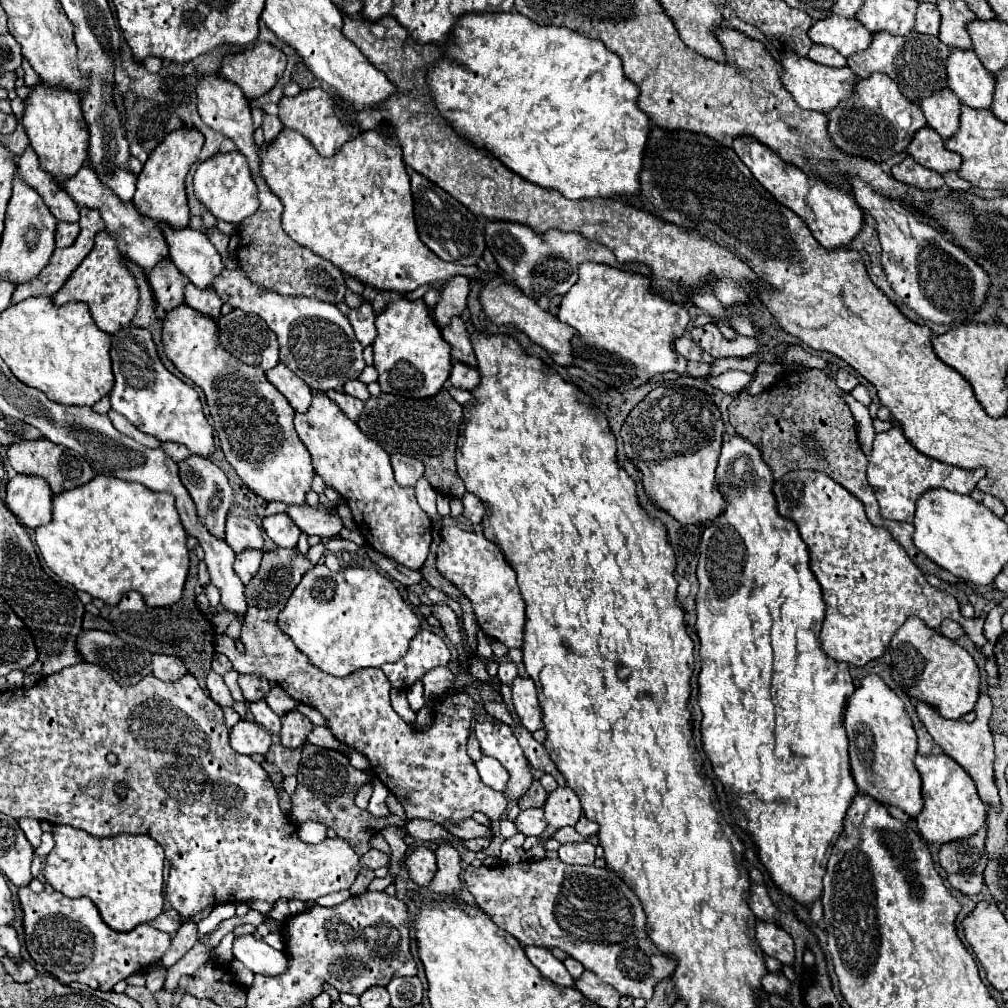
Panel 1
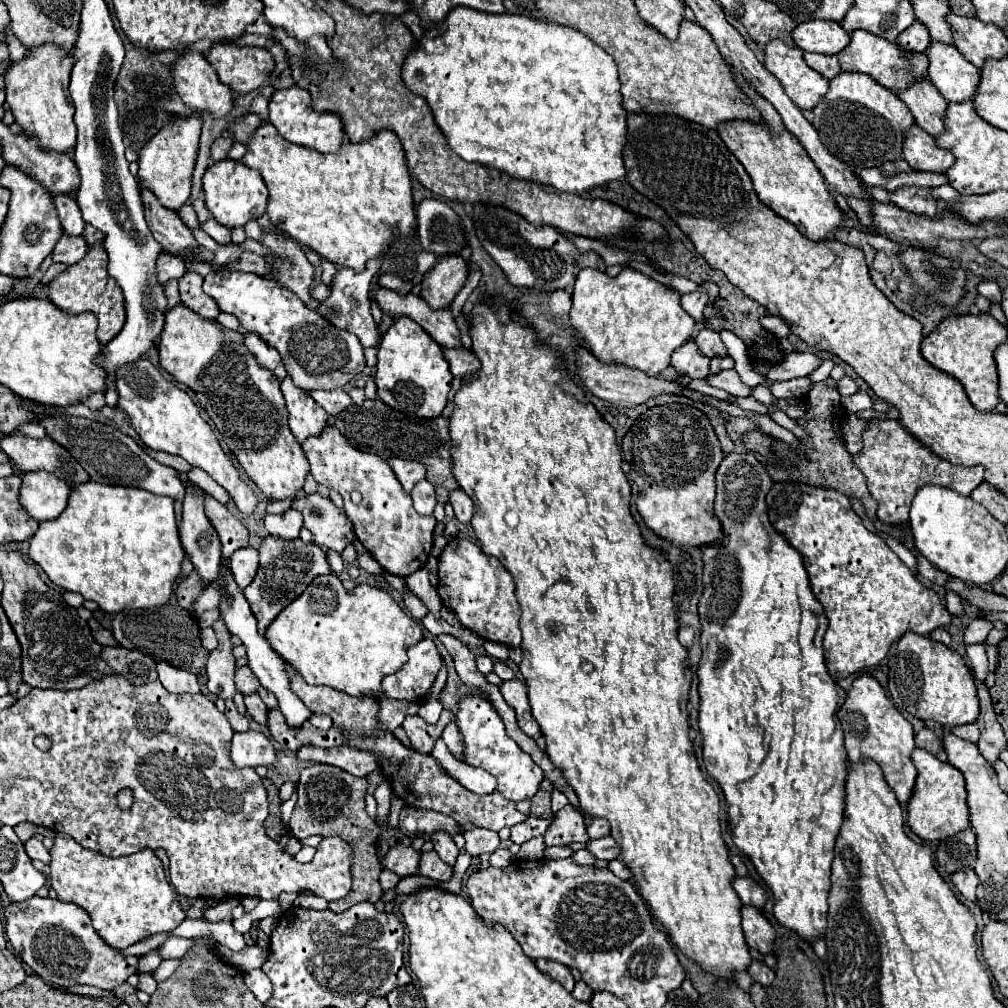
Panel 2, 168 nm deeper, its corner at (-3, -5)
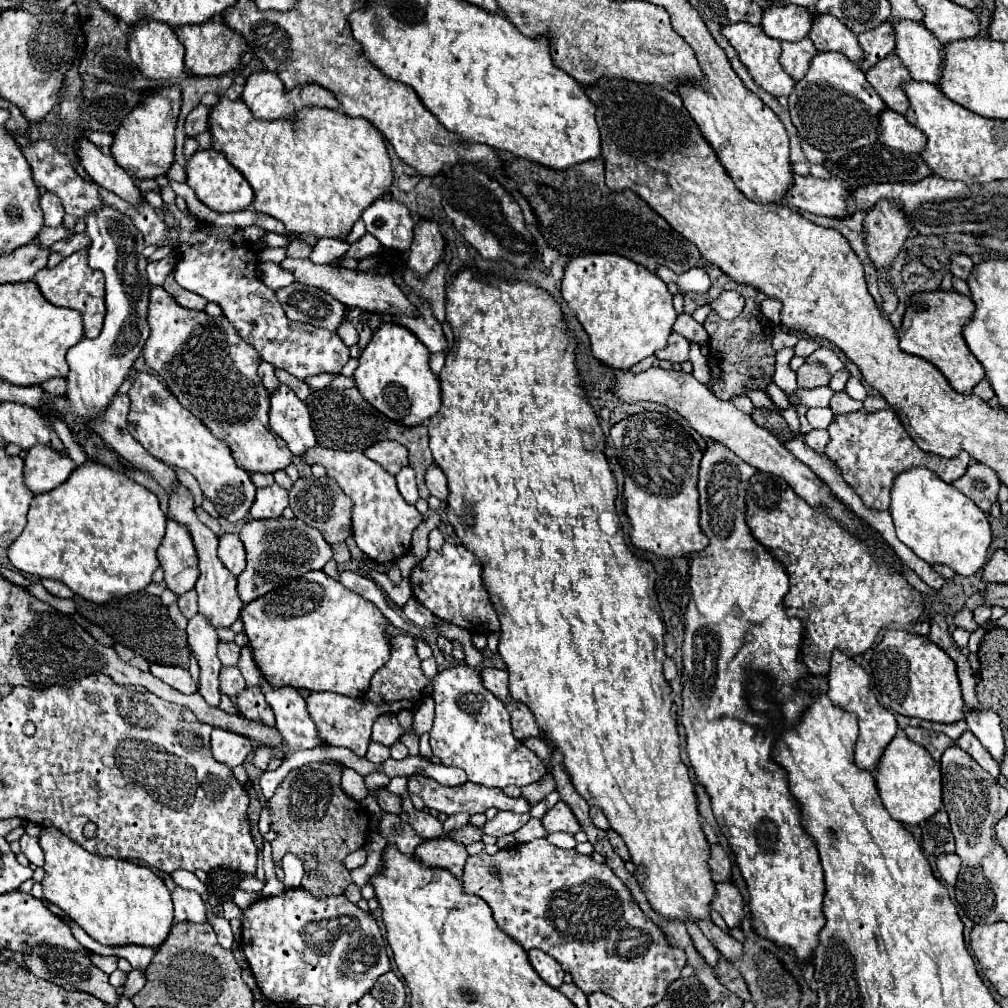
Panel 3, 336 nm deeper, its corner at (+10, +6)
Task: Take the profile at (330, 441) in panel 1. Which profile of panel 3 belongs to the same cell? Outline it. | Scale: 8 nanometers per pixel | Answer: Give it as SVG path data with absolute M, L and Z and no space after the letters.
M314 447L310 449L304 457L302 457L308 465L320 463L326 467L326 473L342 487L342 491L354 501L354 509L352 509L352 535L356 539L356 545L360 547L360 551L364 551L372 561L376 563L388 563L388 561L396 561L398 557L406 555L410 551L410 539L414 529L422 523L422 515L418 513L418 509L414 505L408 505L402 497L400 491L396 489L396 481L394 475L384 473L384 469L380 469L380 465L376 465L374 461L370 461L368 457L364 457L362 451L334 451L334 449L322 449L322 447Z

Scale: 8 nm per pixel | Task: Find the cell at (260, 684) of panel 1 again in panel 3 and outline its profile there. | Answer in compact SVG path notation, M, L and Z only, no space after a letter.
M226 641L218 643L218 657L222 665L236 665L238 655L240 655L240 647L236 643L226 643Z

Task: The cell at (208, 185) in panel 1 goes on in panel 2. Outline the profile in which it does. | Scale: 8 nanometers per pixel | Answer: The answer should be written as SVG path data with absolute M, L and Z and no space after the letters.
M227 158L211 164L203 174L203 192L209 212L219 224L227 228L245 226L249 220L257 220L261 214L265 214L267 208L267 186L263 178L259 176L259 172L237 160Z

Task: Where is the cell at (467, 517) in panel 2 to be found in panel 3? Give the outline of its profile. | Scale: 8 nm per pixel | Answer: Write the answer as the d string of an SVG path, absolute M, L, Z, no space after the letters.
M430 465L424 479L426 479L426 487L430 489L430 493L434 497L438 497L440 501L446 501L448 499L448 483L446 483L446 475L442 473L440 467Z

